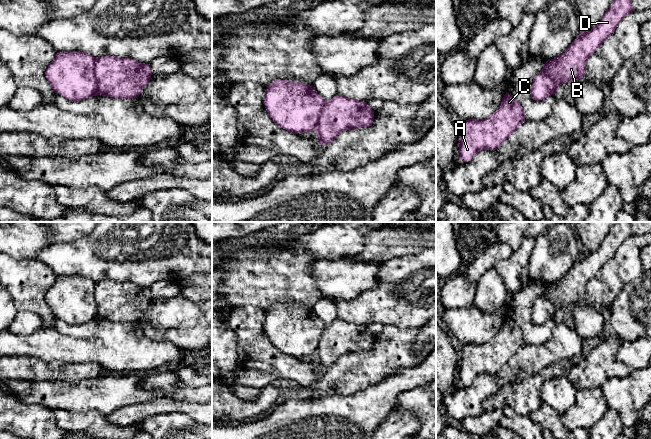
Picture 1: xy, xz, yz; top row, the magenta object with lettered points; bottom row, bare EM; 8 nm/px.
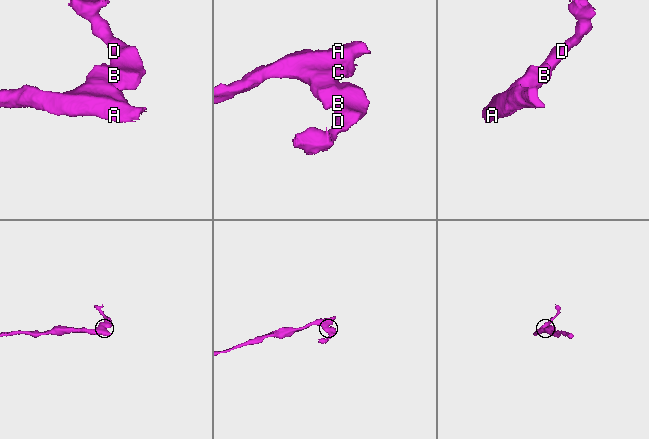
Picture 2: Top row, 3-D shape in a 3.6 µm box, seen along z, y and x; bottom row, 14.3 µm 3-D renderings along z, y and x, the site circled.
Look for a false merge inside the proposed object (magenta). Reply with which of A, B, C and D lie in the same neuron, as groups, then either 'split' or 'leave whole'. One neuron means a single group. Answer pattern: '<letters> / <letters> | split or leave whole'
A C / B D | split

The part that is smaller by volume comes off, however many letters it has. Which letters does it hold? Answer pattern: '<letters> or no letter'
B, D

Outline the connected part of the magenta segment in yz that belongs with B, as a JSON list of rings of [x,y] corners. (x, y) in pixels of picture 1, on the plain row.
[[[630,222],[614,224],[596,252],[586,253],[560,280],[544,286],[547,298],[553,301],[559,310],[584,302],[589,280],[615,255],[623,241],[632,236],[634,232]]]

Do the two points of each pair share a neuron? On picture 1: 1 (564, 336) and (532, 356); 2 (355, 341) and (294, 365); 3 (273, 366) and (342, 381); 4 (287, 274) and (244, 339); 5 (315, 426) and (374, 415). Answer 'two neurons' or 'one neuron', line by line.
1: one neuron
2: one neuron
3: two neurons
4: two neurons
5: one neuron

